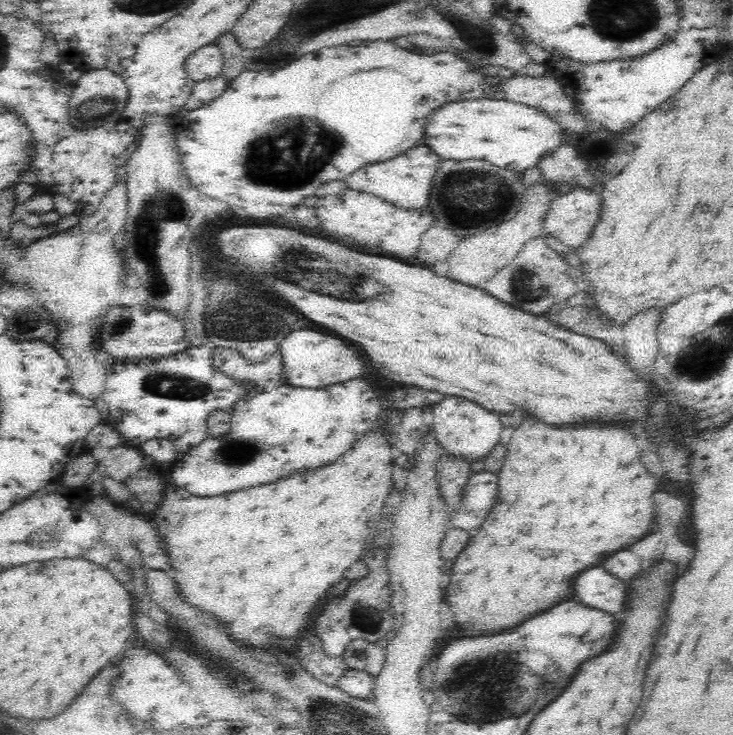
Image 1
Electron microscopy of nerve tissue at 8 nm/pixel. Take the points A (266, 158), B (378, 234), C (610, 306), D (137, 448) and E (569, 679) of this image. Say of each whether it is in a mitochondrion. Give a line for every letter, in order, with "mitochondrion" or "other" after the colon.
A: mitochondrion
B: other
C: other
D: other
E: other

